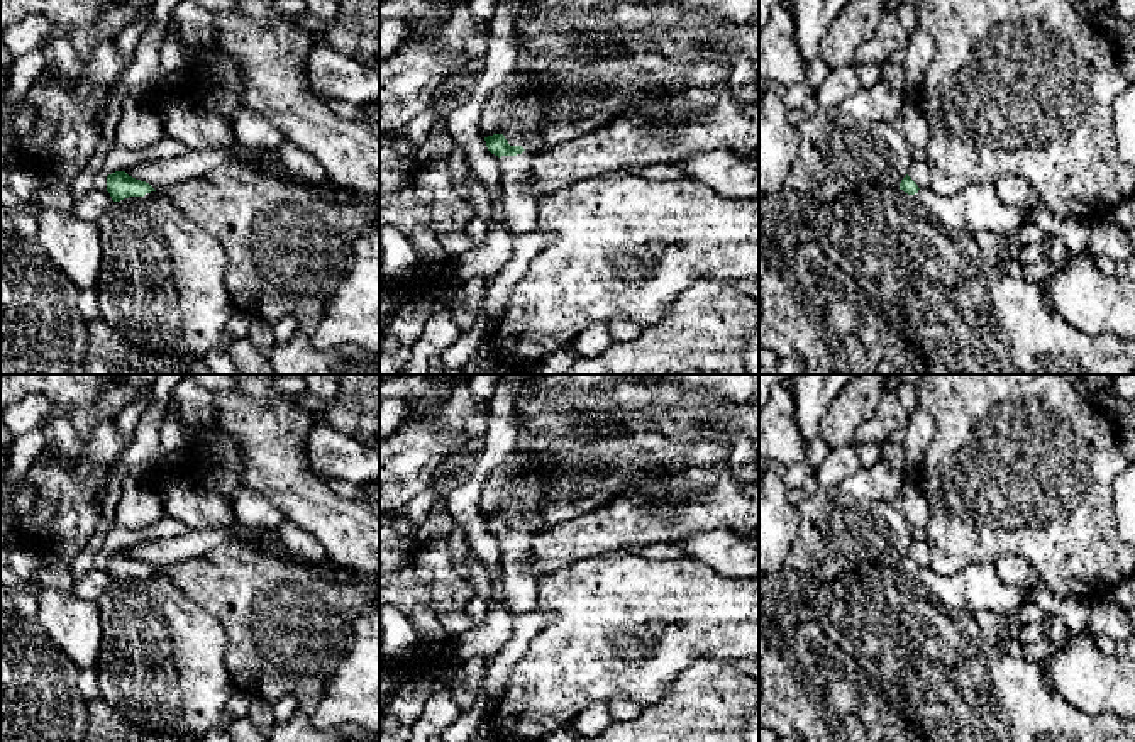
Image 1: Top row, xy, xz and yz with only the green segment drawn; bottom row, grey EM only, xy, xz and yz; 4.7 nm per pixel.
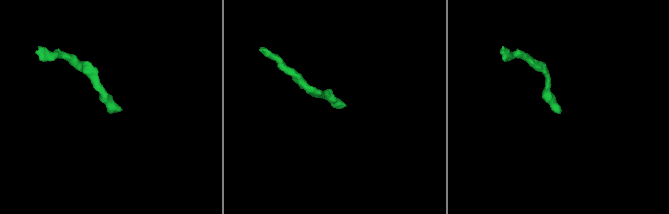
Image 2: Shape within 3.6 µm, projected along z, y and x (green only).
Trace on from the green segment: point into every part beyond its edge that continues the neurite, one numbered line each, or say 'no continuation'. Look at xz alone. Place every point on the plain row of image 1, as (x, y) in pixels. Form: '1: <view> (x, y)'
1: xz (519, 583)

